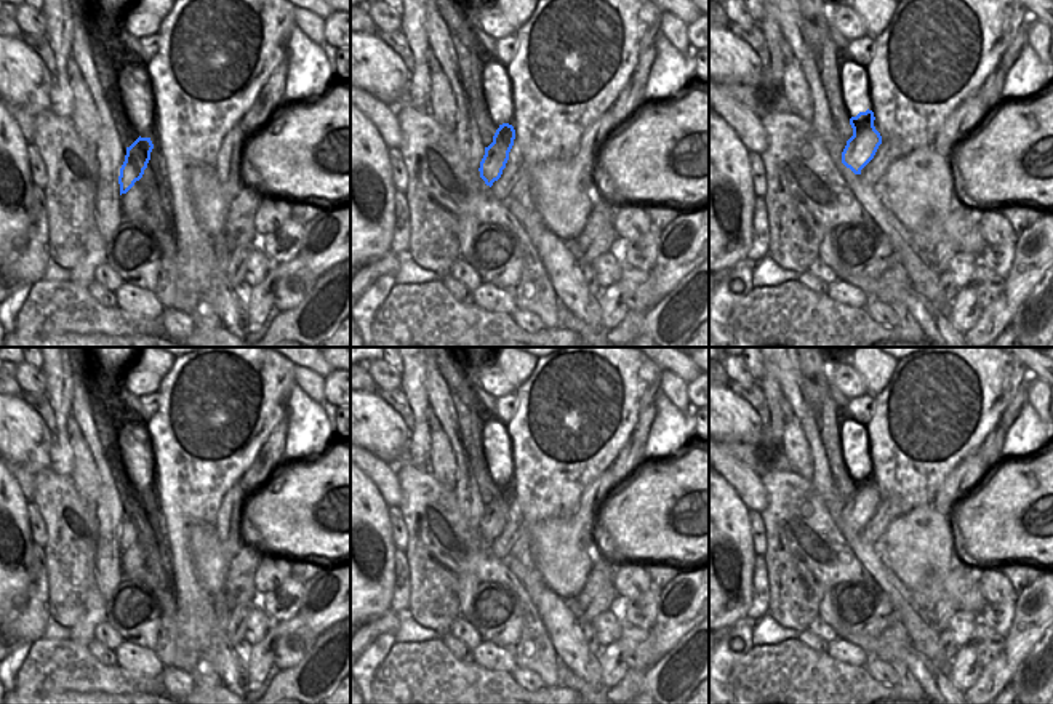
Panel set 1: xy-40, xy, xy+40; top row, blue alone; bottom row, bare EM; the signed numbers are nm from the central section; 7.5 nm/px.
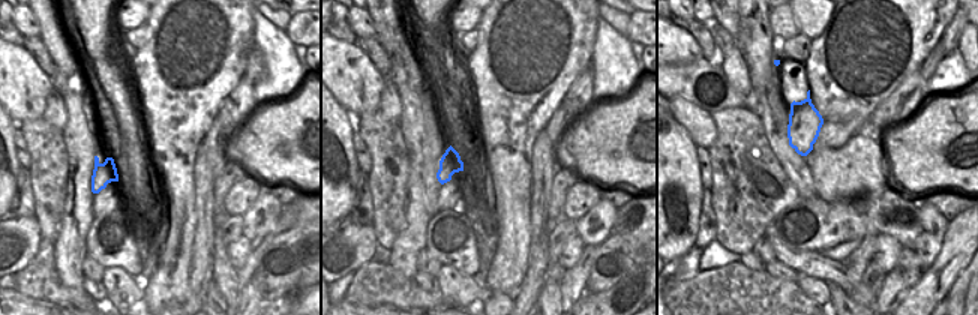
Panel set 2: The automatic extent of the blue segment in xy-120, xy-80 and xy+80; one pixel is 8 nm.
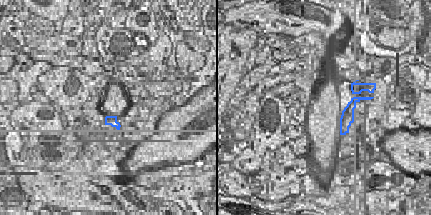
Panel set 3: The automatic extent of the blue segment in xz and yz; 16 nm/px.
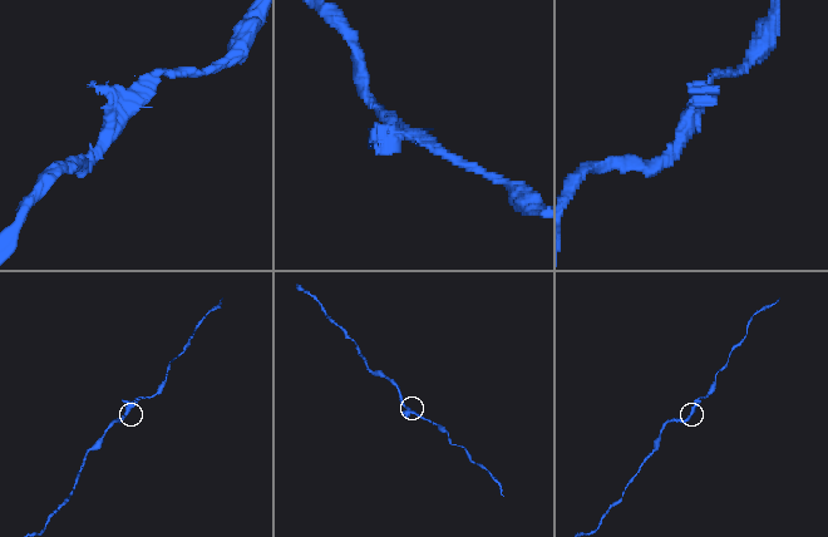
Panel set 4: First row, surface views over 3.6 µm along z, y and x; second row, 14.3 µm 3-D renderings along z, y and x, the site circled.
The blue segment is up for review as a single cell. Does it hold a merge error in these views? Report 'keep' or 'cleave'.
cleave

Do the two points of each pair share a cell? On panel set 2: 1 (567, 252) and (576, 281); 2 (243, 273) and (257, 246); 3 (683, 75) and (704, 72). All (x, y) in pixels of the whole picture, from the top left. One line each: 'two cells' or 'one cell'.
1: two cells
2: one cell
3: one cell

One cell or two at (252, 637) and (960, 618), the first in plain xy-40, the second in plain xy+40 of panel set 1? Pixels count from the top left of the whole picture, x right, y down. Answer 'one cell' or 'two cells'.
one cell

